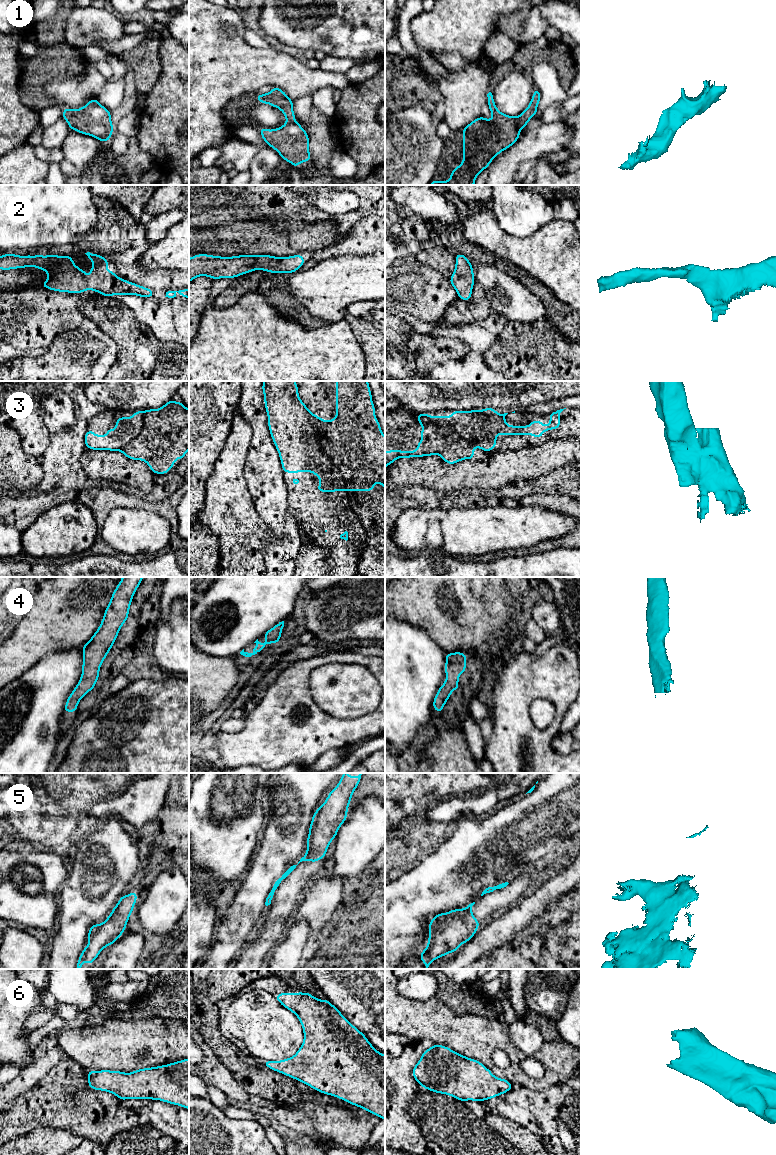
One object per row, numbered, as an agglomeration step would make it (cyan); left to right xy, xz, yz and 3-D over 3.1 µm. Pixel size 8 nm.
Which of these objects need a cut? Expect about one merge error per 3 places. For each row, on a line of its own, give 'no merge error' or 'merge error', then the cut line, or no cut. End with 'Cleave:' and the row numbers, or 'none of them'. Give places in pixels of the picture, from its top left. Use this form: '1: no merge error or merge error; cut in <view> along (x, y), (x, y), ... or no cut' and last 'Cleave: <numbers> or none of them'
1: no merge error; no cut
2: no merge error; no cut
3: merge error; cut in xz along (313, 415), (321, 450), (341, 471), (349, 490)
4: no merge error; no cut
5: merge error; cut in yz along (478, 921), (468, 915), (446, 915), (431, 936), (431, 960)
6: no merge error; no cut
Cleave: 3, 5

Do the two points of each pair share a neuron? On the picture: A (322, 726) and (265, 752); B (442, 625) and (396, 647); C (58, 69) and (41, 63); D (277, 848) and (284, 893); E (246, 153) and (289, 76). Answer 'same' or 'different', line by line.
A: same
B: different
C: same
D: different
E: different

